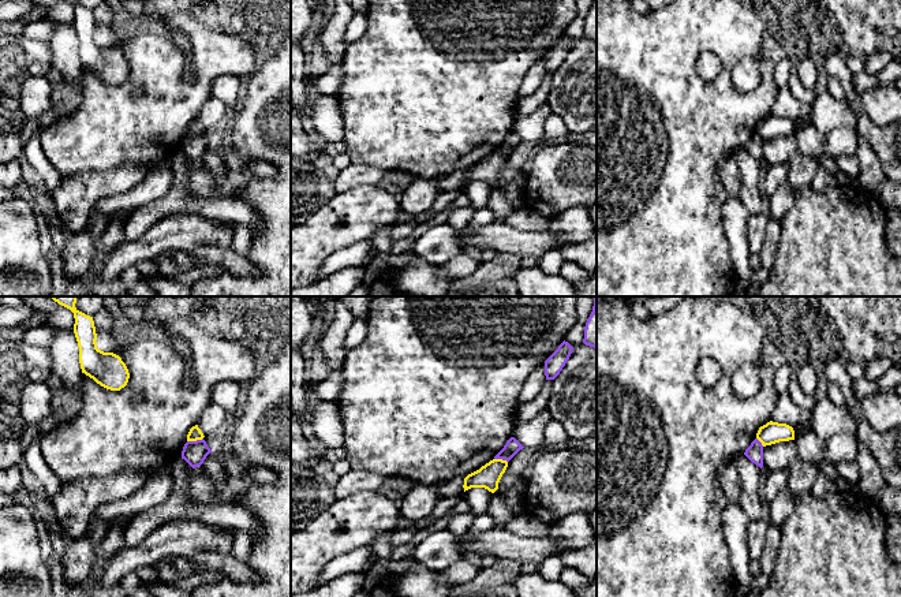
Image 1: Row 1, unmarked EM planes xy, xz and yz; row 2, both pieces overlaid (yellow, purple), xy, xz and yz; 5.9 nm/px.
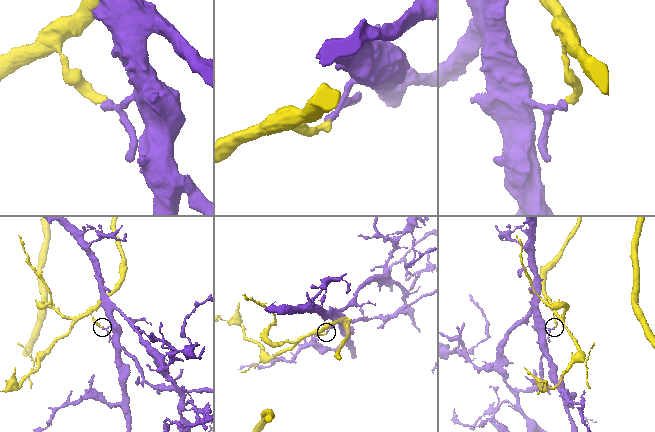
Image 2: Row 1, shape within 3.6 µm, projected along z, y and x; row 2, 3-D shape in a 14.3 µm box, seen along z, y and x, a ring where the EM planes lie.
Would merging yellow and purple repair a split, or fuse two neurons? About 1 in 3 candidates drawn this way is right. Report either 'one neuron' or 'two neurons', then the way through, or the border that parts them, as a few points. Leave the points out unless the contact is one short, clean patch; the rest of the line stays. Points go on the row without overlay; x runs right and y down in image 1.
two neurons | along xy (202, 131), (187, 135)

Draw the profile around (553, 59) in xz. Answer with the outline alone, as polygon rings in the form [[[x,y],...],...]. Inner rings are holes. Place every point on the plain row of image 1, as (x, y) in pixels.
[[[564,34],[558,42],[545,55],[546,74],[554,74],[560,68],[572,45],[573,41]]]

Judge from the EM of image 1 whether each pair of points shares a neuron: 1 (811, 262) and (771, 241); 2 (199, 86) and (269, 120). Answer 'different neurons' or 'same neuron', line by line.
1: different neurons
2: different neurons

